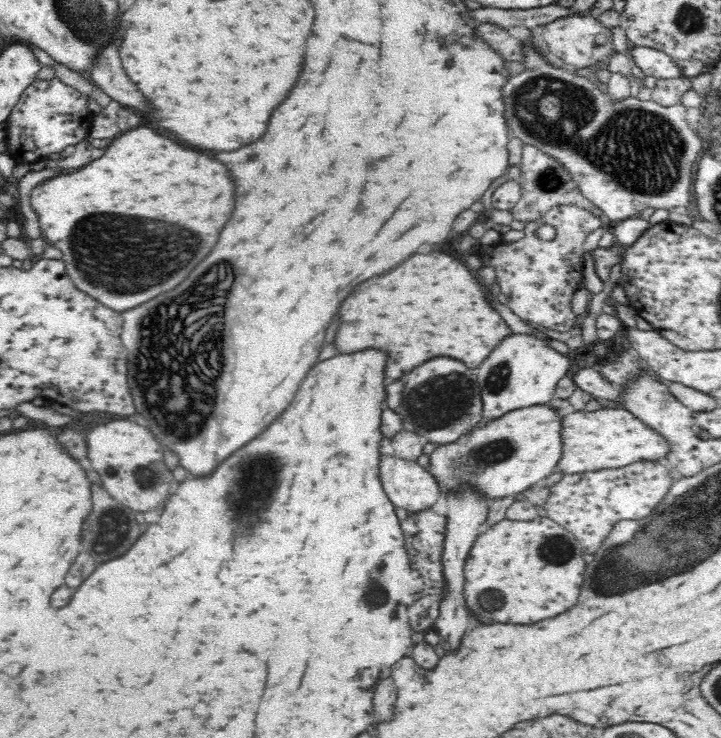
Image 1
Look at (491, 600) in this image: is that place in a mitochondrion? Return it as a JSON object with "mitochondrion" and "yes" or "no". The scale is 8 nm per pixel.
{"mitochondrion":"yes"}

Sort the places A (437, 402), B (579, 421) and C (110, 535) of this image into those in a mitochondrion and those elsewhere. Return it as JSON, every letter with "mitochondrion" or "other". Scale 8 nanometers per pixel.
{"A":"mitochondrion","B":"other","C":"mitochondrion"}

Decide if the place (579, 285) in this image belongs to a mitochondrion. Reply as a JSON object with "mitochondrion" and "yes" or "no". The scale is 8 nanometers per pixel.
{"mitochondrion":"no"}

